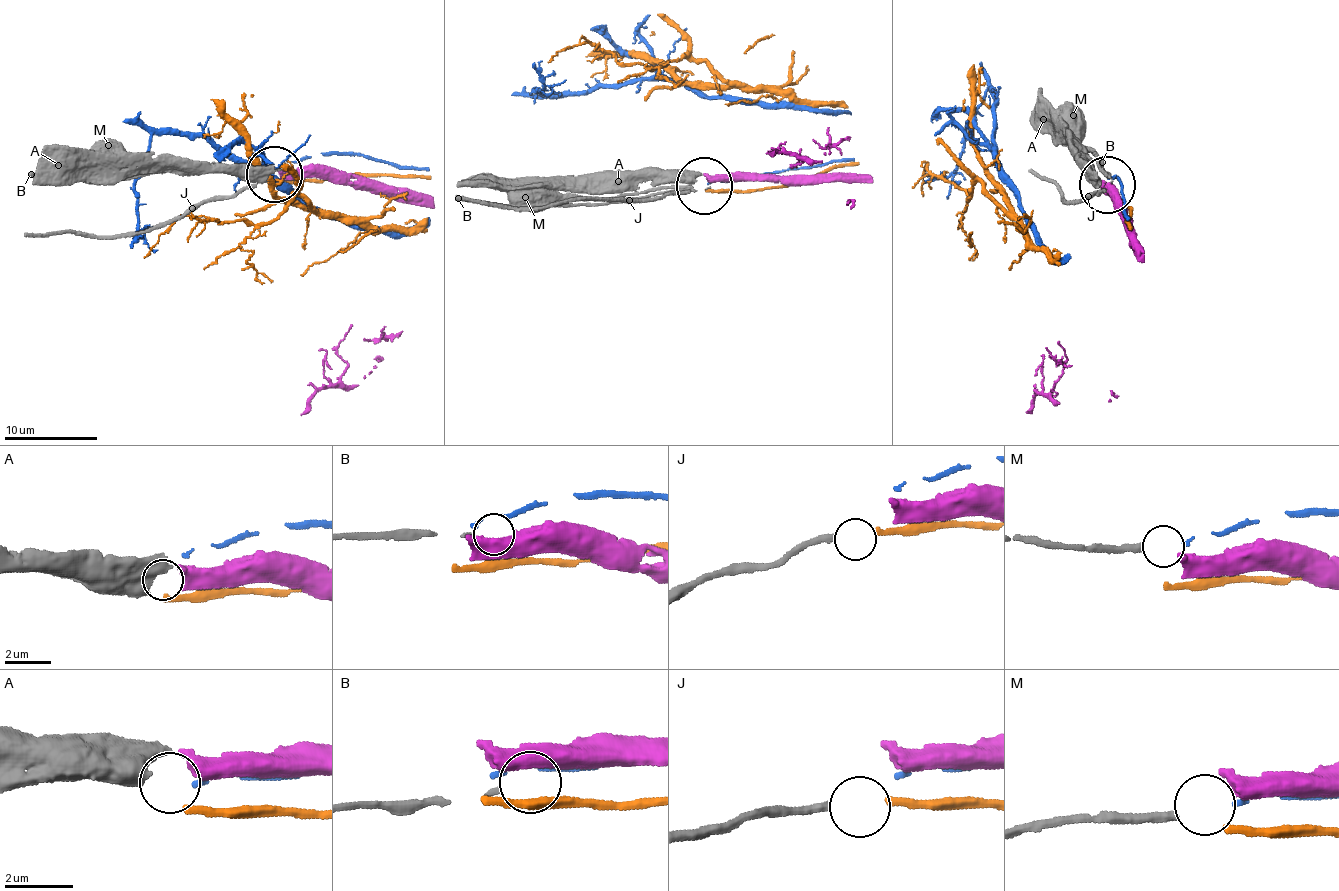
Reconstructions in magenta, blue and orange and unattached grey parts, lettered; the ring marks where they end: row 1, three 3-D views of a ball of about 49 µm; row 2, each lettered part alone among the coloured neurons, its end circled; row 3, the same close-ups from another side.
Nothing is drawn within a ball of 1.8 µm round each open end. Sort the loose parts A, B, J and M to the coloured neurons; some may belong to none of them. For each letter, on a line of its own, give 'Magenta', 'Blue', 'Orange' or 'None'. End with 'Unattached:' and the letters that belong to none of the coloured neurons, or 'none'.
A: Magenta
B: None
J: Orange
M: Blue
Unattached: B

